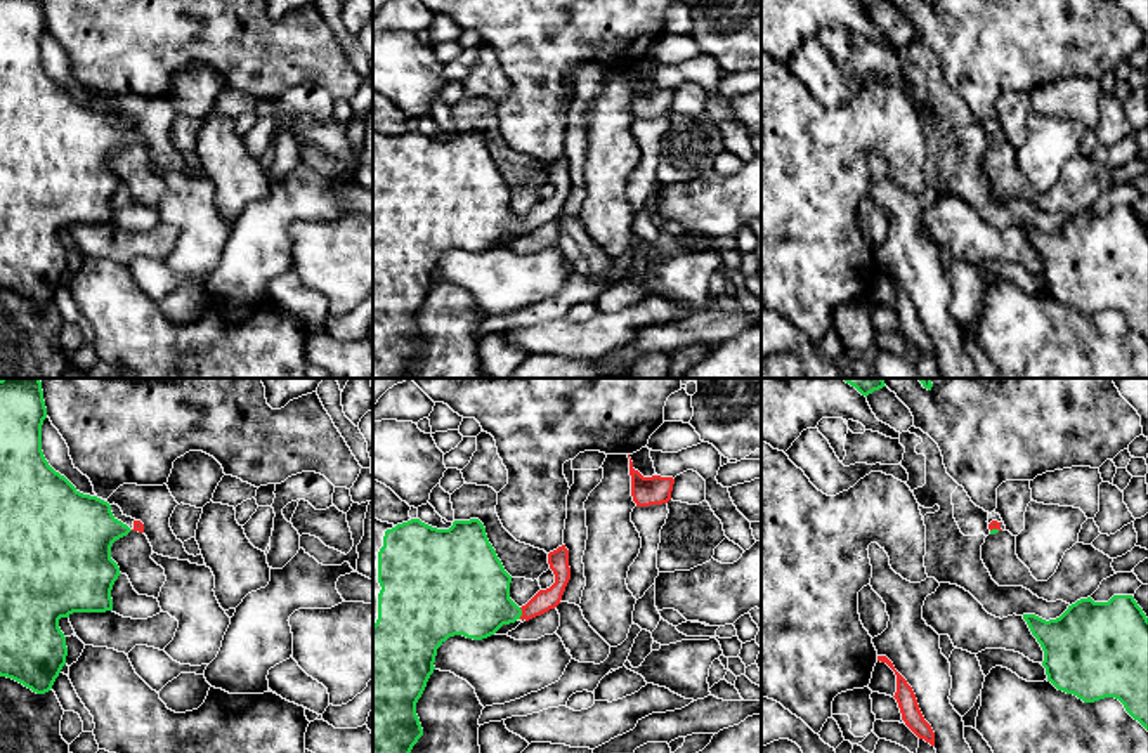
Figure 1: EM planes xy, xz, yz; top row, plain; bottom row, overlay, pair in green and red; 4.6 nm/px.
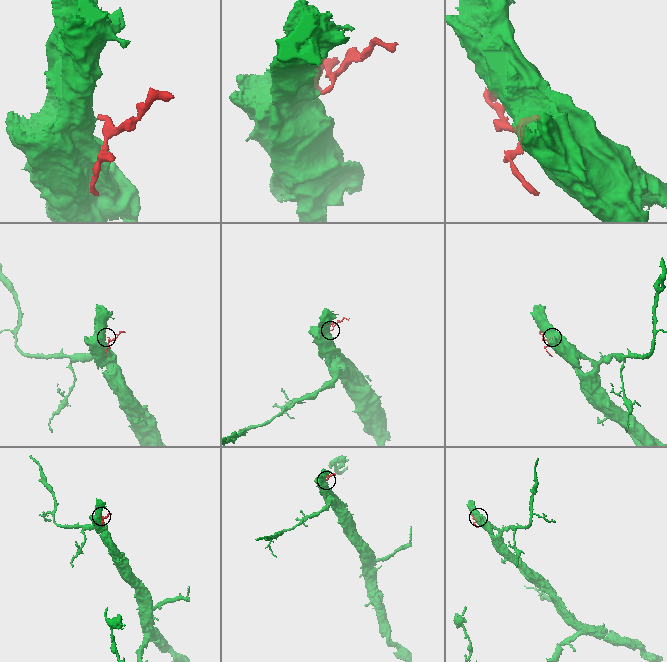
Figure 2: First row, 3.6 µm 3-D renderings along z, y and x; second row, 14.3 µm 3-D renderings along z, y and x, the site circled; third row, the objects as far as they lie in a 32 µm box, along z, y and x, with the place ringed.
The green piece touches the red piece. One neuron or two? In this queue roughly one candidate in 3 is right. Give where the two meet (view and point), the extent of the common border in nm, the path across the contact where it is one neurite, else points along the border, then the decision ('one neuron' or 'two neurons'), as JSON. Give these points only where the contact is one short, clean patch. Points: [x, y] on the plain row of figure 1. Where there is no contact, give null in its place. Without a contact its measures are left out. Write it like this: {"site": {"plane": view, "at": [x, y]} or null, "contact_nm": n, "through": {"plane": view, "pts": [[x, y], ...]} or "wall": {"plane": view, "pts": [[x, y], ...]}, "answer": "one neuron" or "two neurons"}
{"site": {"plane": "xz", "at": [521, 224]}, "contact_nm": 60, "through": {"plane": "xz", "pts": [[470, 205], [482, 217], [521, 224], [543, 212]]}, "answer": "one neuron"}

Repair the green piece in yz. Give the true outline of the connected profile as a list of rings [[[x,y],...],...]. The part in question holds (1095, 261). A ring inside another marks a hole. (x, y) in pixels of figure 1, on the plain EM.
[[[1113,206],[1108,213],[1087,208],[1056,231],[1023,231],[1044,262],[1047,293],[1084,314],[1115,309],[1148,342],[1148,229],[1132,206]]]

